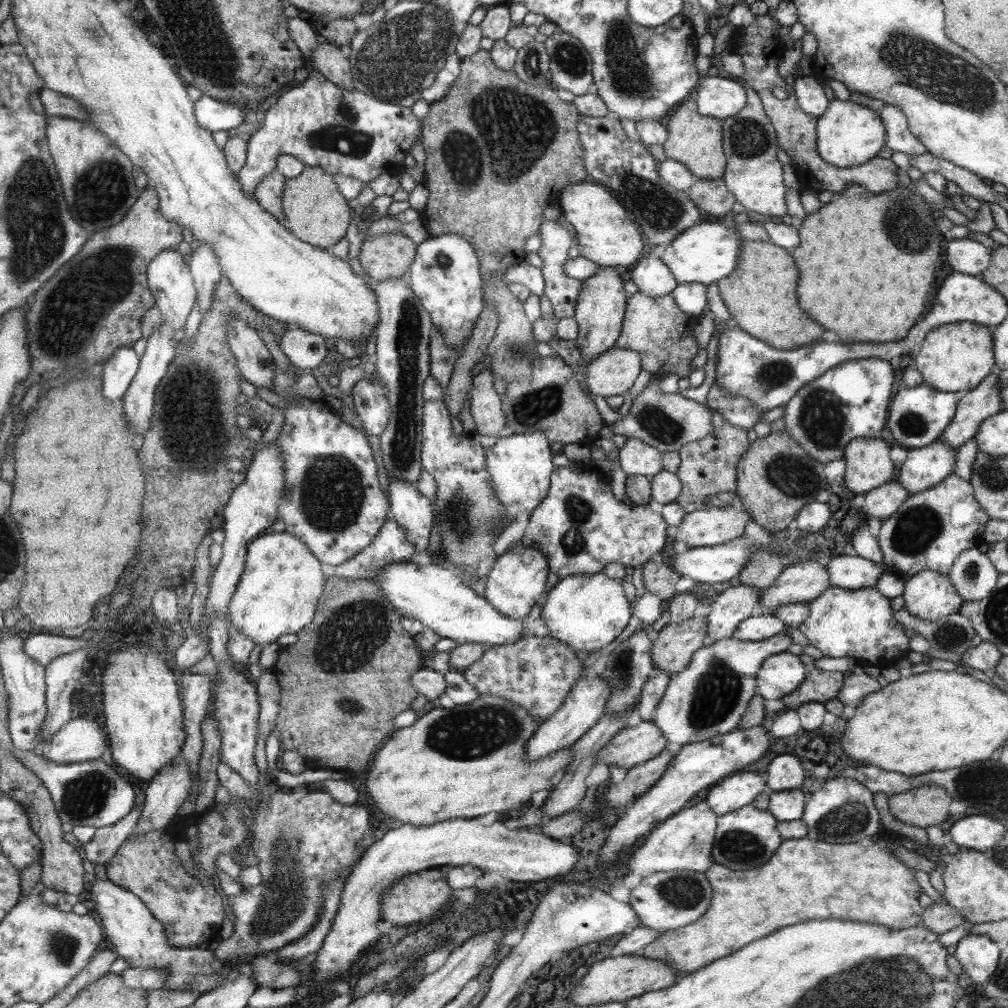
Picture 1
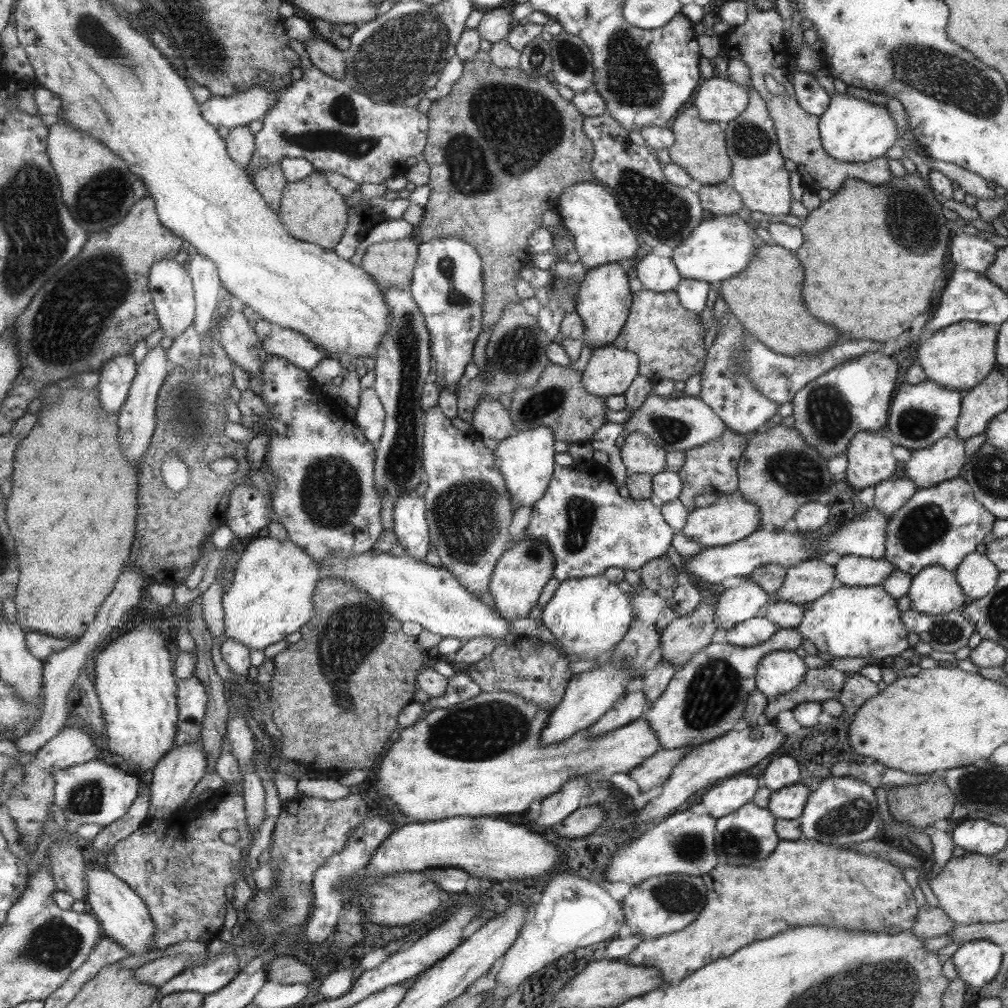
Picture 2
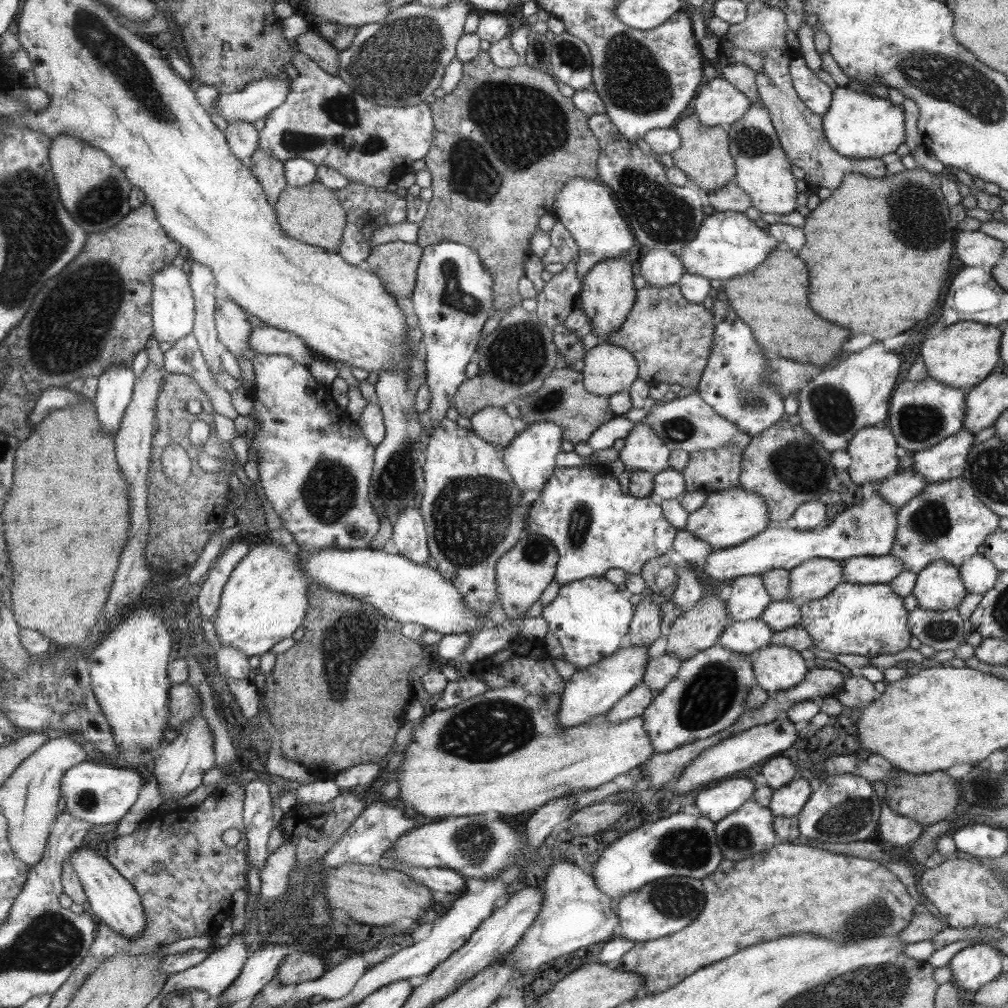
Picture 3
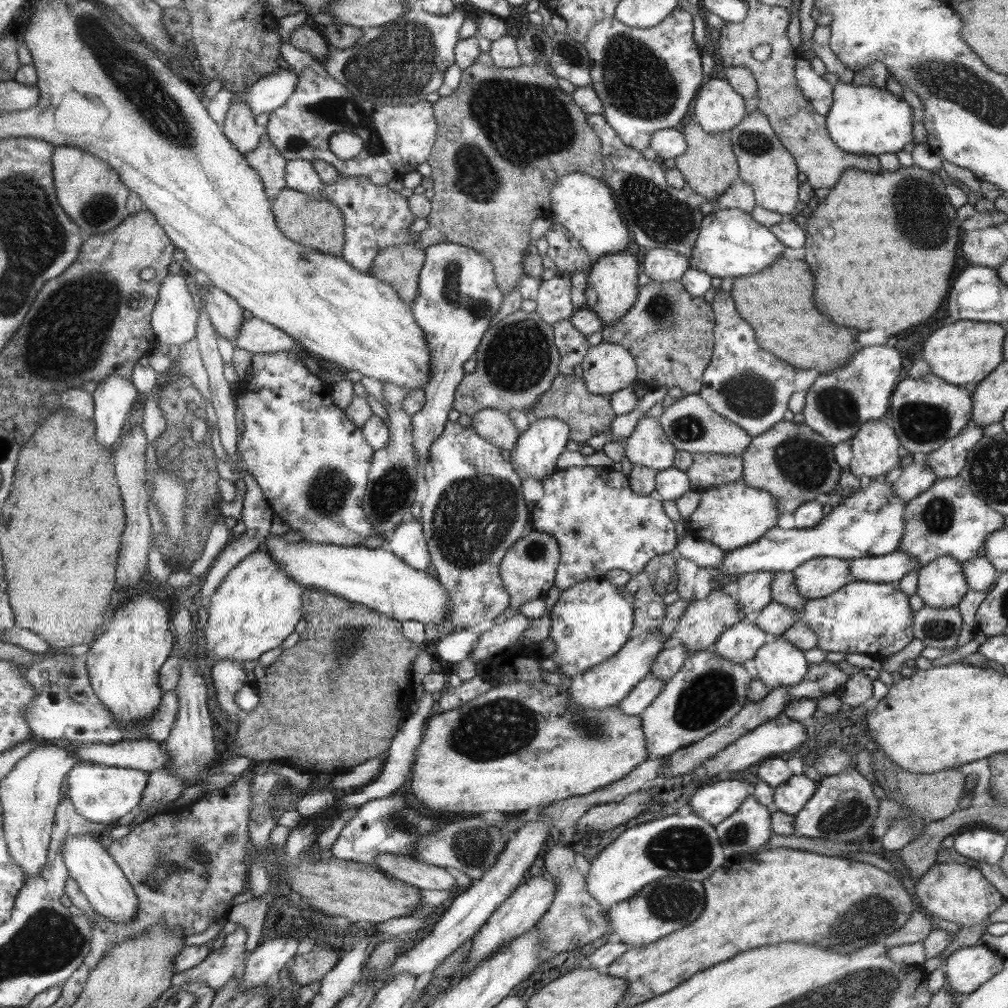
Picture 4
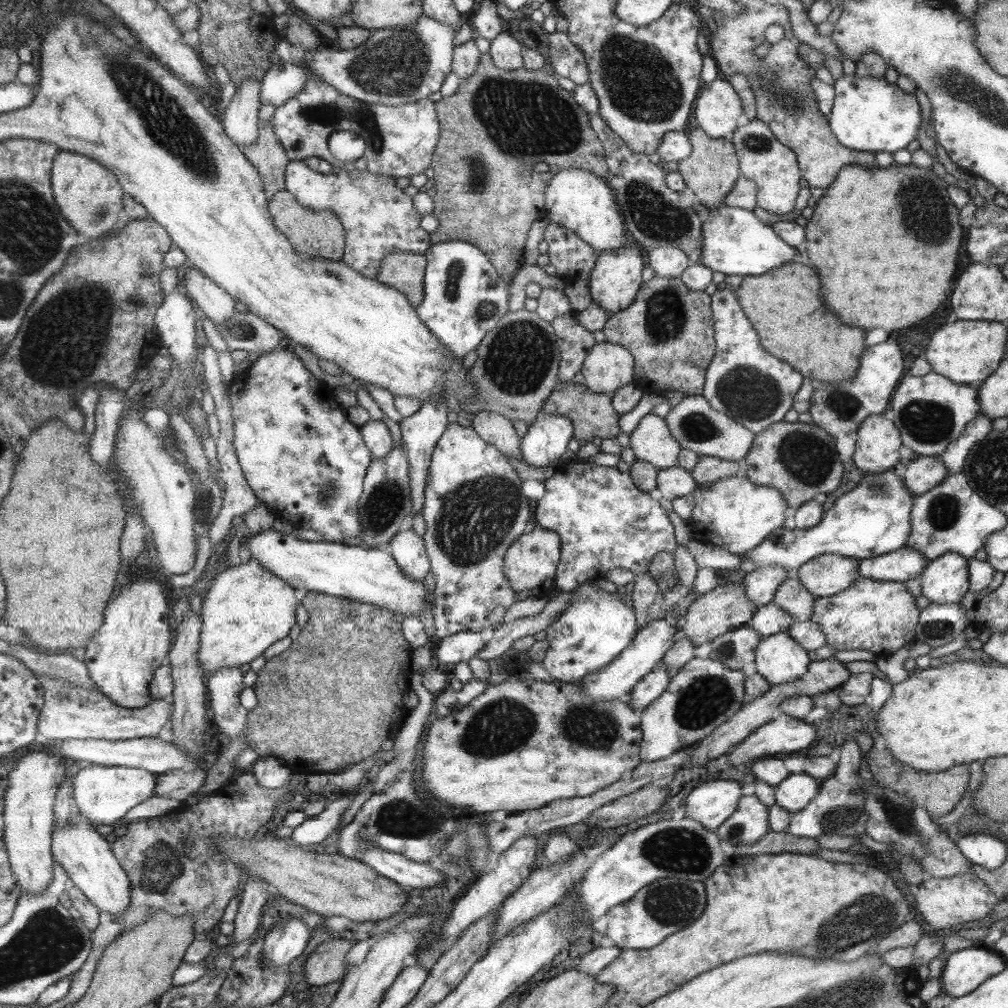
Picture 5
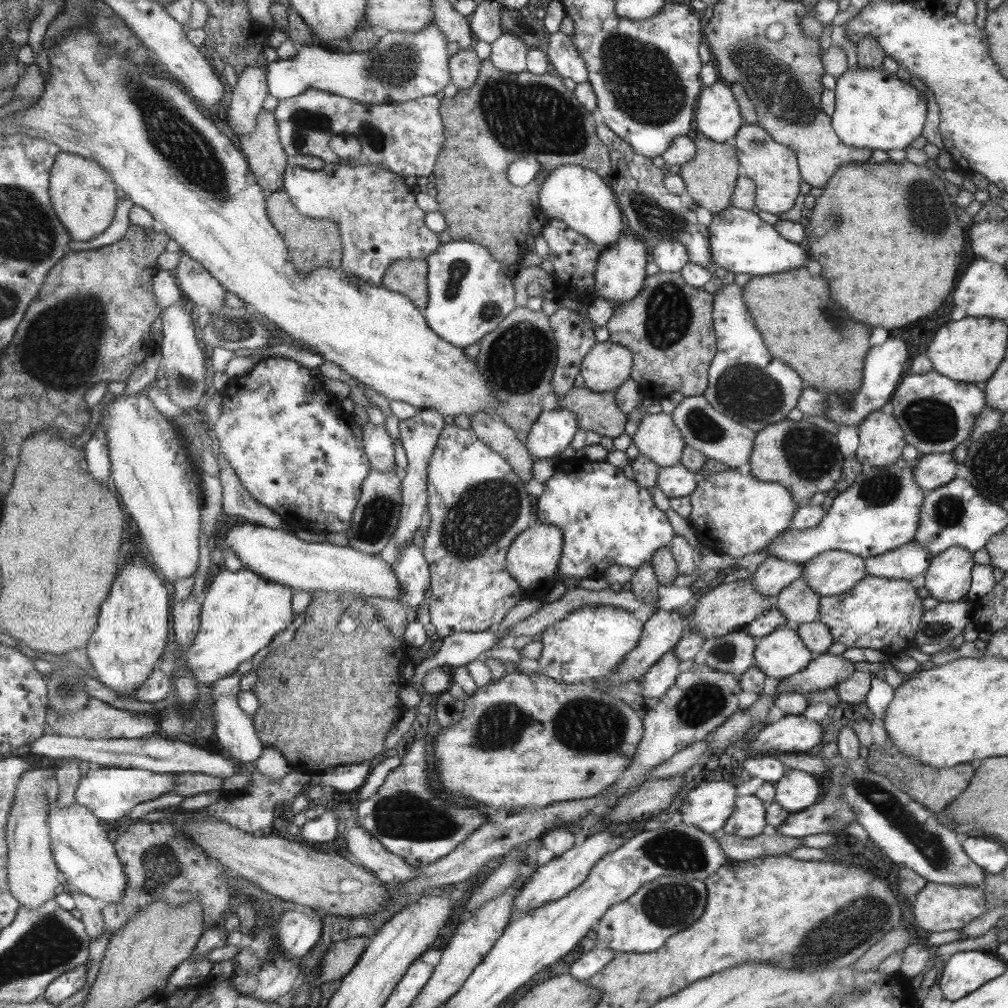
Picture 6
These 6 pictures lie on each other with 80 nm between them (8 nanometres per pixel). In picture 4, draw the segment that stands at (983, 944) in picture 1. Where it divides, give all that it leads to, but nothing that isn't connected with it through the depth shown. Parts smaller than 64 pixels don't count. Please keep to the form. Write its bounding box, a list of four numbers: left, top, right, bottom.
[943,943,1006,996]

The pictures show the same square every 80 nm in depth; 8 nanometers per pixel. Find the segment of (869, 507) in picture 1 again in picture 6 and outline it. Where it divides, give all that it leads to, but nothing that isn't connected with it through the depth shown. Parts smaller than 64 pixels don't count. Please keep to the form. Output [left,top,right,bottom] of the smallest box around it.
[913,453,957,492]

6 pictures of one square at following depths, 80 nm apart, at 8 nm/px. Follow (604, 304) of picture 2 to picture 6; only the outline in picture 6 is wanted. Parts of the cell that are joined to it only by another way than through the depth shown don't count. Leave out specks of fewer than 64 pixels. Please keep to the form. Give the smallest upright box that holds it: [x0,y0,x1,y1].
[593,235,647,306]

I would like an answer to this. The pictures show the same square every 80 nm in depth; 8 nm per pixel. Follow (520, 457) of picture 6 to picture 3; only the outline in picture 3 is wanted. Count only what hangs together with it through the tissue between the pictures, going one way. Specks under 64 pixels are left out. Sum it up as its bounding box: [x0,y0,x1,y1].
[469,406,515,447]

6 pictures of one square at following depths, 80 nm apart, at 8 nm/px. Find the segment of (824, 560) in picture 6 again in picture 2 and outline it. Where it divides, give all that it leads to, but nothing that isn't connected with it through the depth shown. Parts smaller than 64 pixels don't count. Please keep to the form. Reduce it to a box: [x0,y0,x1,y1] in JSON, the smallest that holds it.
[770,558,834,605]

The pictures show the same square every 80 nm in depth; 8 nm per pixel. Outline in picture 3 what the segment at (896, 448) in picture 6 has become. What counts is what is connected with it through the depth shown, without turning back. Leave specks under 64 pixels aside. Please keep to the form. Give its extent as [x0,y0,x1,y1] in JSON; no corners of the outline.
[846,426,897,484]

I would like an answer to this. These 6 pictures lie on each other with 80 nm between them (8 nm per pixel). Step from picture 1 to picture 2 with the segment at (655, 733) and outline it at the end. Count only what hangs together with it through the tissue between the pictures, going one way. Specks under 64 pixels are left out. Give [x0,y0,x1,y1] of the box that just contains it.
[373,690,661,823]

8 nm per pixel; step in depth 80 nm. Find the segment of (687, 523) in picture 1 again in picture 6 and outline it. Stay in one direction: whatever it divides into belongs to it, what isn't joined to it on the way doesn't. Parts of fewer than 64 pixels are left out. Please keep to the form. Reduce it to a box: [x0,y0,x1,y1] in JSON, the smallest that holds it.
[687,468,798,558]

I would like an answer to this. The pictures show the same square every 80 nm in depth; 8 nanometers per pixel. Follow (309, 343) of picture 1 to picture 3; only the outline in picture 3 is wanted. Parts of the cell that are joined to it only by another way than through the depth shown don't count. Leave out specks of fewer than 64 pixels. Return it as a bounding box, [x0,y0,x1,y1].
[249,324,319,366]

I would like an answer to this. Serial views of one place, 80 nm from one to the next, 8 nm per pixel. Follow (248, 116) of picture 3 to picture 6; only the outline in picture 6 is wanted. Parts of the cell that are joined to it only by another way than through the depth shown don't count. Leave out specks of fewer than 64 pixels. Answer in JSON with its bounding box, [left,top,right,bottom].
[266,22,451,105]

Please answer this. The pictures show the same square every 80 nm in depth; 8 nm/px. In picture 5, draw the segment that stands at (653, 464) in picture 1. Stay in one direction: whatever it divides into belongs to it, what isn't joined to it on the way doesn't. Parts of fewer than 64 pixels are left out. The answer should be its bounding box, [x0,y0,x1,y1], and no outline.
[628,413,681,470]

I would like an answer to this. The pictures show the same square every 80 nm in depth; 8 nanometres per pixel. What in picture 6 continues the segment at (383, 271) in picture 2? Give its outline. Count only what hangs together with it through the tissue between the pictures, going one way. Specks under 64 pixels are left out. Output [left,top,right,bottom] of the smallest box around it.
[381,258,428,310]

